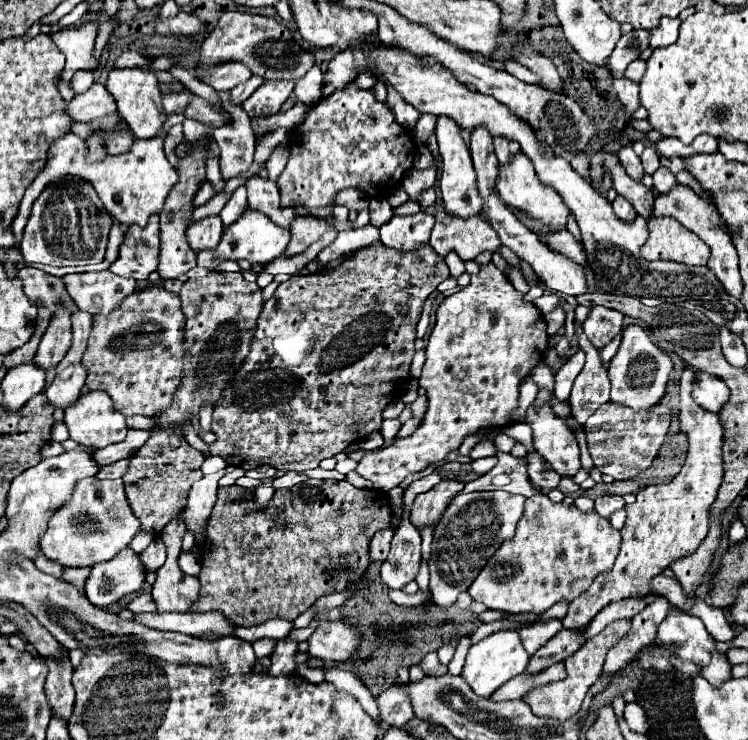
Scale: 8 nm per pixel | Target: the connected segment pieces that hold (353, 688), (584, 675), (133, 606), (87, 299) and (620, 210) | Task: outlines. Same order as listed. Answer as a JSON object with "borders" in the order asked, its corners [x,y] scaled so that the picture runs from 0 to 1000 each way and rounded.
{"borders":[[[[418,888],[410,891],[408,896],[410,896],[413,901],[426,901],[426,904],[432,907],[437,923],[445,923],[445,926],[451,928],[451,934],[456,934],[456,936],[472,939],[472,942],[483,950],[483,955],[485,955],[496,969],[501,969],[501,974],[504,974],[504,950],[501,950],[501,942],[496,939],[496,934],[493,934],[469,907],[456,907],[456,904],[451,904],[451,901],[434,901],[432,893],[418,891]]],[[[828,836],[828,839],[820,839],[814,842],[814,847],[809,847],[809,853],[803,853],[801,858],[795,858],[793,864],[787,864],[779,874],[774,874],[761,891],[755,891],[755,907],[758,907],[758,915],[753,920],[745,920],[745,923],[734,923],[734,926],[726,926],[726,928],[715,928],[713,934],[707,934],[699,947],[707,950],[710,961],[718,966],[718,969],[739,969],[739,972],[763,972],[774,958],[777,958],[777,950],[787,934],[787,928],[798,920],[798,915],[803,912],[803,901],[806,901],[806,893],[809,893],[809,885],[811,880],[825,872],[825,866],[841,853],[844,847],[844,836]]],[[[191,801],[191,804],[183,804],[175,815],[170,815],[170,823],[178,826],[178,828],[194,828],[194,826],[207,826],[207,815],[202,809],[202,804]]],[[[148,366],[87,372],[84,380],[103,415],[108,420],[119,420],[122,428],[146,426],[146,420],[156,418],[183,388],[183,380],[164,377]]],[[[825,264],[825,269],[817,274],[820,277],[820,285],[822,285],[822,291],[830,296],[830,299],[846,299],[849,293],[852,293],[852,285],[846,285],[846,277],[838,272],[838,269],[833,269],[830,264]]]]}

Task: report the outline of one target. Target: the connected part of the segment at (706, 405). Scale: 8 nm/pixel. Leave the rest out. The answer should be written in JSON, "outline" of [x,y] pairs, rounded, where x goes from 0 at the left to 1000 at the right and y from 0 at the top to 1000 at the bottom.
{"outline":[[[932,504],[932,523],[926,526],[926,539],[932,547],[945,555],[961,558],[964,550],[972,545],[975,534],[975,523],[964,512],[948,504]]]}

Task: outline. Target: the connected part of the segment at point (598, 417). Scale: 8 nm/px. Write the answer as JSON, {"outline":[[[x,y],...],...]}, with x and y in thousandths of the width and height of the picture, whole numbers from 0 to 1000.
{"outline":[[[811,542],[806,545],[782,572],[785,604],[793,618],[795,631],[820,647],[846,647],[862,634],[870,631],[878,618],[889,588],[894,582],[897,555],[892,547],[878,545],[862,555],[852,555],[841,564],[841,550],[830,550],[828,545]]]}

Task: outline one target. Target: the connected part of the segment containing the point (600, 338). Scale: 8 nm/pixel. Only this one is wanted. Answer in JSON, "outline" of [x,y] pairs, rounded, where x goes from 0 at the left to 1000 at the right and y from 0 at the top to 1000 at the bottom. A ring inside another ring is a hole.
{"outline":[[[793,415],[779,436],[779,447],[795,472],[809,469],[830,445],[833,426],[811,415]]]}

